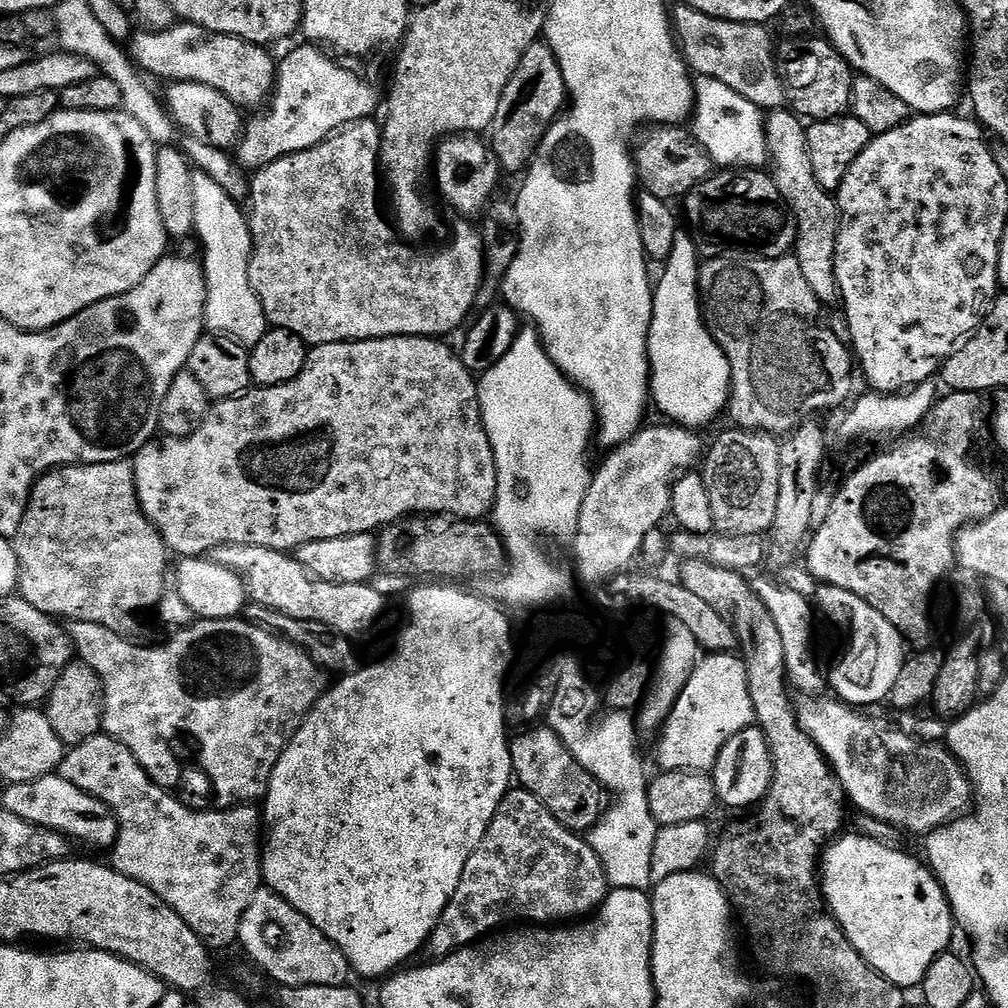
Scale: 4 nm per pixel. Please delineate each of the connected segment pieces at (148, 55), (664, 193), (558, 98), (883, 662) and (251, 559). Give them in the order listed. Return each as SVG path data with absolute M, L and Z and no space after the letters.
M187 22L162 32L137 31L128 42L129 57L143 73L162 78L164 82L192 81L212 86L242 110L265 105L275 89L278 66L267 52L263 45L208 32Z
M656 126L634 152L639 181L650 194L669 202L683 201L699 184L712 179L714 165L710 154L684 126Z
M547 42L532 44L520 63L520 69L508 83L503 102L506 111L491 133L493 136L490 147L499 158L500 167L505 173L523 173L531 165L539 153L544 135L565 111L568 99L568 87L564 81L562 66L554 50Z
M820 584L817 589L814 600L819 611L821 608L824 611L825 618L840 624L841 630L844 631L844 649L841 650L840 657L833 662L832 669L829 667L826 672L827 687L829 689L833 688L837 692L833 693L849 706L880 704L883 700L885 703L892 695L894 682L898 679L898 674L902 674L902 666L906 659L904 636L886 617L878 614L878 610L874 610L874 606L870 606L870 602L858 598L858 594L850 594L850 590L842 590L842 586L832 586L830 584Z
M223 544L212 549L210 558L218 566L224 566L244 579L251 603L278 610L302 622L318 622L330 631L349 638L357 638L370 631L384 612L384 596L378 589L372 588L371 583L338 584L320 580L310 575L296 561L295 555L286 552L270 550L266 546Z

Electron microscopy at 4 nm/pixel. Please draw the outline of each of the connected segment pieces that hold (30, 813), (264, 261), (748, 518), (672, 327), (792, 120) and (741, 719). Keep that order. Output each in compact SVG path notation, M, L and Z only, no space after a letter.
M59 774L43 776L34 782L18 782L7 785L3 789L3 811L14 814L26 822L51 832L60 832L68 837L69 841L85 844L88 848L111 849L120 833L116 822L116 815L90 794L78 790L78 786L66 782Z
M361 122L345 127L336 133L335 136L324 140L318 146L314 146L310 150L302 150L298 154L290 154L286 158L278 158L273 164L268 165L263 170L257 171L250 180L250 199L246 204L246 215L248 217L248 225L250 226L250 234L252 235L252 257L250 258L250 286L254 290L254 294L258 294L258 302L262 302L262 310L266 314L269 325L272 328L281 328L290 334L294 334L298 338L302 338L305 344L315 346L317 344L337 344L338 342L352 342L353 340L381 340L382 338L390 338L391 336L431 336L433 338L448 338L451 332L456 332L460 327L469 323L468 315L472 312L472 307L477 307L480 287L484 285L486 279L486 269L484 267L484 238L479 227L476 228L475 223L460 222L456 228L456 233L452 236L452 241L445 246L441 252L415 252L415 247L409 246L407 243L388 244L383 248L376 240L367 240L366 237L360 236L360 228L380 228L384 224L384 216L380 213L380 204L382 208L382 181L380 179L380 141L382 139L382 128L376 122Z
M731 431L722 433L713 444L711 441L706 452L706 479L715 531L726 536L760 538L771 533L774 514L778 514L778 486L782 482L781 441L771 432Z
M687 235L676 236L674 250L654 288L652 325L648 331L650 396L673 425L704 430L727 409L732 395L732 370L704 319L700 295L702 256L695 239Z
M776 110L767 117L768 154L770 175L778 186L788 208L796 215L796 247L794 255L802 266L810 290L821 305L837 303L836 243L840 229L840 206L837 197L818 182L814 174L814 161L810 158L810 142L805 121L791 110Z
M708 654L697 664L679 698L674 702L667 720L659 729L660 741L656 744L656 760L665 772L707 773L716 765L718 754L734 734L753 727L756 715L750 702L748 665L736 654Z

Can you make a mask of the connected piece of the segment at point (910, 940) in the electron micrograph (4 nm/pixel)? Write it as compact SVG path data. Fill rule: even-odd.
M863 834L857 836L844 836L833 839L831 843L823 849L822 863L818 869L820 873L820 887L823 891L825 901L829 912L840 924L840 928L846 934L846 938L854 946L854 950L858 950L858 954L862 954L862 958L866 958L866 962L874 970L878 970L878 974L882 974L890 982L894 982L898 987L905 990L911 988L919 989L923 985L926 978L926 970L930 970L930 966L934 966L934 958L938 958L944 952L949 951L952 940L952 928L954 929L954 917L952 908L948 904L948 895L944 892L944 887L941 886L939 880L936 879L936 873L928 867L923 859L915 860L906 852L899 852L896 848L891 848L890 845L884 844L883 839L873 838Z

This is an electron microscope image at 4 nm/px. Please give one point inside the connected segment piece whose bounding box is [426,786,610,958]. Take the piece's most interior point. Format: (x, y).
(528, 867)

